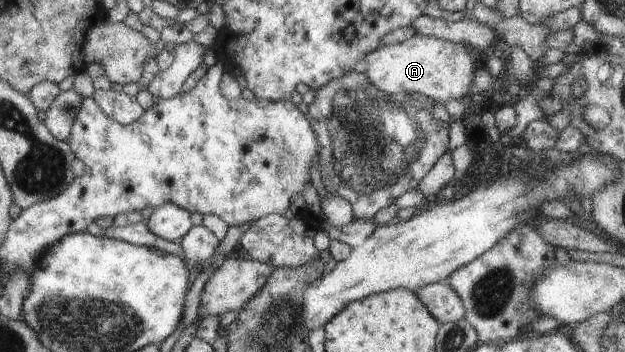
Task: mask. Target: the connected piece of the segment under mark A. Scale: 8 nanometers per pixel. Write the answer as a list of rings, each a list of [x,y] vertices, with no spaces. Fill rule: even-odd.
[[[414,34],[394,45],[381,45],[368,53],[359,66],[367,81],[385,94],[416,94],[428,97],[435,104],[462,99],[468,92],[474,71],[473,58],[467,53],[469,47]]]

